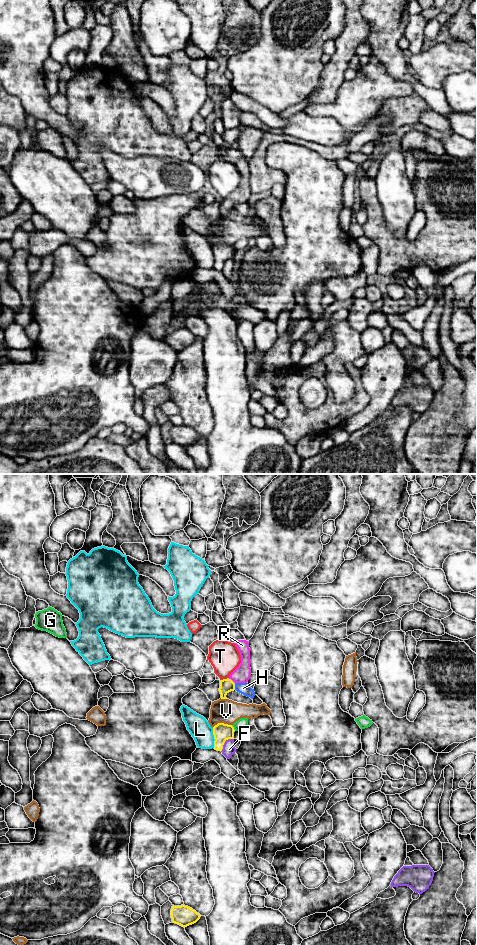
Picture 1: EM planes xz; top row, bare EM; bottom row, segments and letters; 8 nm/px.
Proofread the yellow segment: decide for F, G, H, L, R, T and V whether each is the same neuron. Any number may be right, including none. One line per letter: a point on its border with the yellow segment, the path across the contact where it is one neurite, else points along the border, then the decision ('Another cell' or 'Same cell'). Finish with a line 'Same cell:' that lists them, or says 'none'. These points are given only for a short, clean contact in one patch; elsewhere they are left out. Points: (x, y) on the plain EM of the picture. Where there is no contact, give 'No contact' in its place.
F: Touches yellow at xz (224, 262). Another cell
G: Touches yellow at xz (233, 247). Another cell
H: Touches yellow at xz (234, 206). Boundary: xz (234, 203), (235, 209). Another cell
L: Touches yellow at xz (214, 258). Boundary: xz (212, 248), (214, 267). Another cell
R: Touches yellow at xz (231, 200). Path across: xz (227, 205), (231, 200), (242, 193). Same cell
T: Touches yellow at xz (224, 199). Another cell
V: Touches yellow at xz (221, 243). Another cell
Same cell: R

